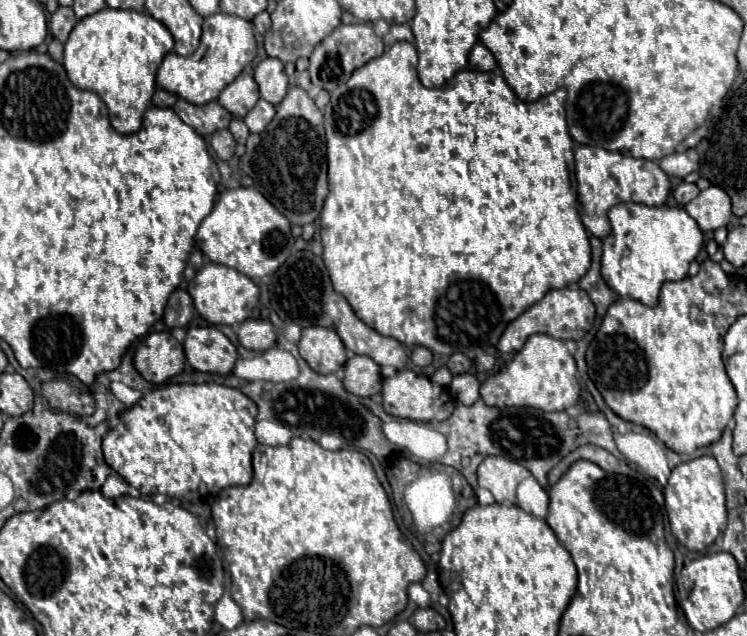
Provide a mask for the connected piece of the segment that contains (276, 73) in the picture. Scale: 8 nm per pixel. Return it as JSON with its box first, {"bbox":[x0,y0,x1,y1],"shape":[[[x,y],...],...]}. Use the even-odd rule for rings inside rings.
{"bbox":[255,58,287,104],"shape":[[[265,58],[255,68],[255,80],[259,84],[259,92],[263,100],[271,104],[279,104],[287,94],[287,74],[283,70],[283,62],[277,58]]]}

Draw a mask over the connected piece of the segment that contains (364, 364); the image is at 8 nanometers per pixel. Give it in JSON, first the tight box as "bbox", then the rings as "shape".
{"bbox":[343,356,381,396],"shape":[[[351,356],[345,364],[343,384],[357,396],[373,396],[381,392],[381,368],[369,356]]]}

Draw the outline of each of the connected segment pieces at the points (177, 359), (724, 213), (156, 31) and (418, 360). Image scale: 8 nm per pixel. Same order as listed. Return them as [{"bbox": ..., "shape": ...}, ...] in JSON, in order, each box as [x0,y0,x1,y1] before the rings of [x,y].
[{"bbox":[133,332,183,384],"shape":[[[153,332],[137,346],[133,364],[147,382],[163,384],[165,380],[183,372],[183,344],[177,342],[171,332]]]},{"bbox":[685,186,731,232],"shape":[[[709,186],[703,190],[685,206],[685,210],[703,232],[713,232],[721,226],[727,226],[731,220],[731,200],[719,186]]]},{"bbox":[63,8,173,134],"shape":[[[103,8],[91,16],[81,18],[73,32],[69,34],[65,42],[65,54],[63,54],[63,66],[67,70],[69,80],[73,82],[75,88],[79,90],[91,90],[95,92],[109,108],[109,120],[113,128],[121,134],[133,134],[141,128],[143,112],[151,102],[151,96],[155,92],[155,74],[165,58],[173,50],[173,36],[153,16],[145,12],[135,12],[135,10],[113,10],[113,8]]]},{"bbox":[411,346,433,366],"shape":[[[417,346],[417,348],[413,350],[413,354],[411,354],[411,360],[413,360],[413,364],[417,364],[417,366],[429,366],[429,364],[433,362],[433,354],[431,354],[429,348]]]}]

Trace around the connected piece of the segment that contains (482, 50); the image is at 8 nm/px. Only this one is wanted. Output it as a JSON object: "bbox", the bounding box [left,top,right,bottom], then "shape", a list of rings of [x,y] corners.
{"bbox":[469,42,497,72],"shape":[[[477,42],[469,54],[469,68],[487,72],[487,70],[495,70],[497,62],[495,62],[495,56],[481,42]]]}

